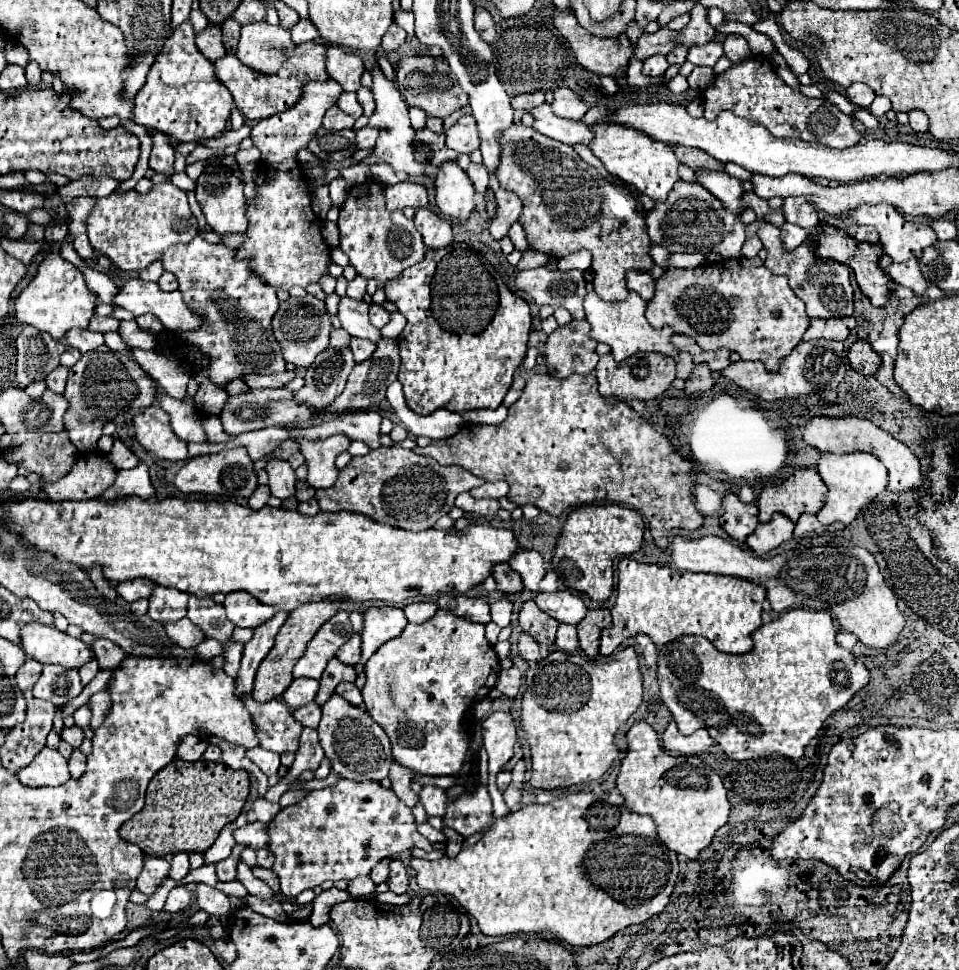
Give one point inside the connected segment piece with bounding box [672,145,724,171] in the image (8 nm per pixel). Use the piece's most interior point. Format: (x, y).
(694, 158)

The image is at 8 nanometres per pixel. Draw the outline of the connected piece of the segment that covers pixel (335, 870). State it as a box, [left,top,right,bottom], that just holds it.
[270,781,432,899]

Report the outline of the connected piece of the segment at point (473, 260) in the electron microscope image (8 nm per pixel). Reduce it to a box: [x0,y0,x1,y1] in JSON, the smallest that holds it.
[386,243,530,415]

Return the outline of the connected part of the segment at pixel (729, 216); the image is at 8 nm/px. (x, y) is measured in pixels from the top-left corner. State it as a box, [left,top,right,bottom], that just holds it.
[646,181,746,259]

